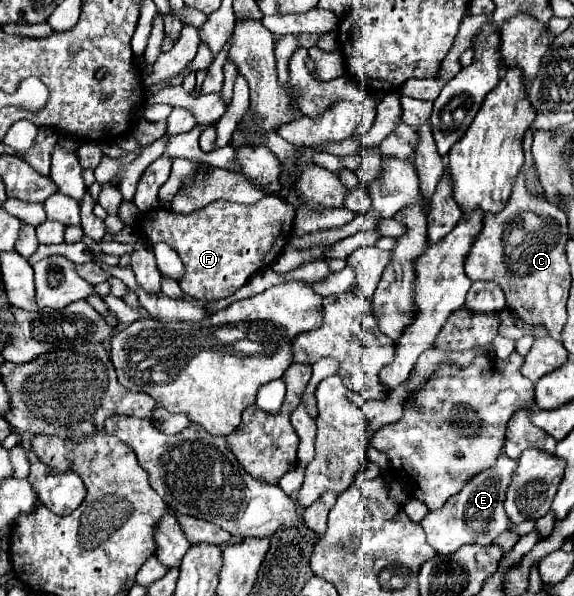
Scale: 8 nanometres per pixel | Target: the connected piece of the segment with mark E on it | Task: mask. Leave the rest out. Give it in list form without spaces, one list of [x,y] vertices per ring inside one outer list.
[[[504,452],[498,454],[494,466],[490,470],[484,470],[476,474],[462,492],[454,494],[440,510],[434,510],[422,518],[422,528],[428,536],[428,544],[438,552],[438,554],[454,554],[460,546],[472,542],[474,538],[496,538],[502,534],[508,526],[508,514],[504,512],[504,500],[506,500],[506,490],[510,486],[512,472],[516,470],[516,460],[508,458]]]

